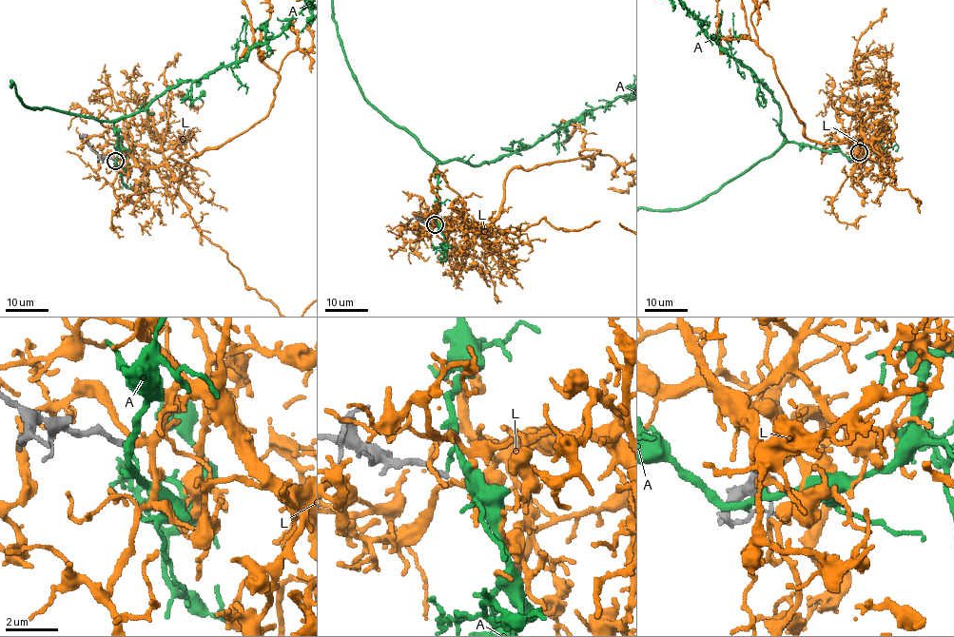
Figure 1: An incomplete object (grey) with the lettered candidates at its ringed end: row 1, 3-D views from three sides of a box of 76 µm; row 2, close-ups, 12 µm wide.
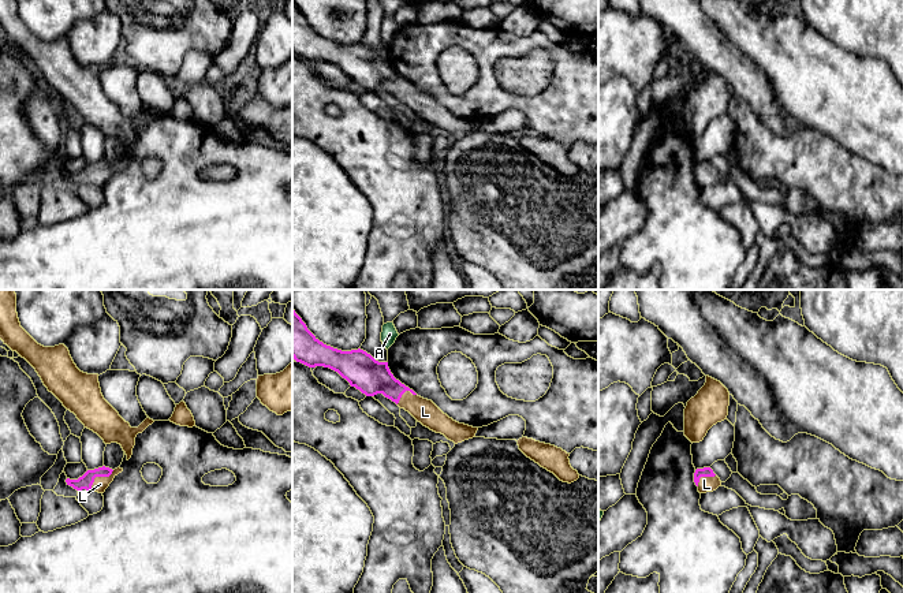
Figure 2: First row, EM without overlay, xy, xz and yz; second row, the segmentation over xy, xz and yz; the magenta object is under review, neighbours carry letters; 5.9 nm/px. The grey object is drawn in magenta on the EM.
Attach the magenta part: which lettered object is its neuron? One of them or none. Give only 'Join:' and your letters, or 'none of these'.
Join: L

